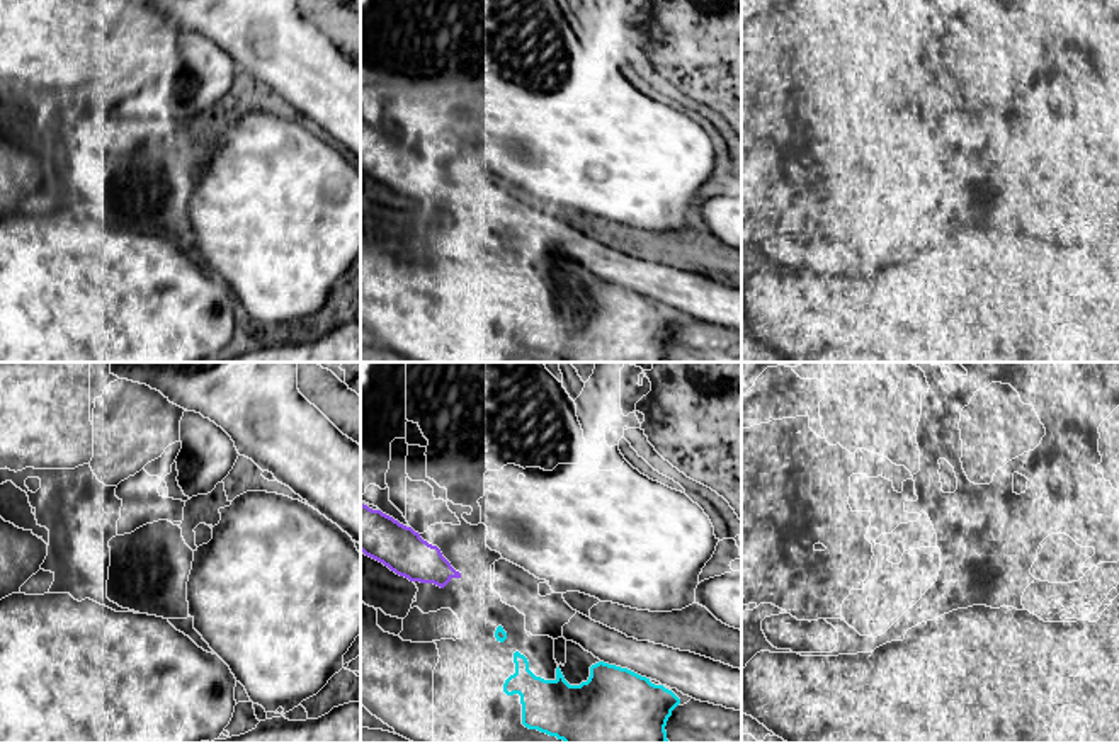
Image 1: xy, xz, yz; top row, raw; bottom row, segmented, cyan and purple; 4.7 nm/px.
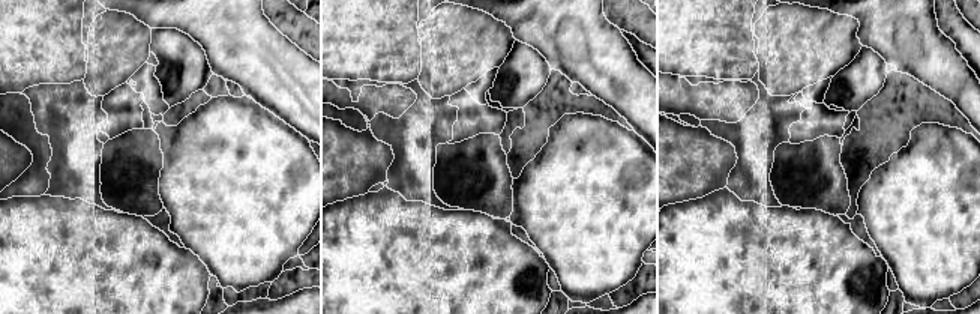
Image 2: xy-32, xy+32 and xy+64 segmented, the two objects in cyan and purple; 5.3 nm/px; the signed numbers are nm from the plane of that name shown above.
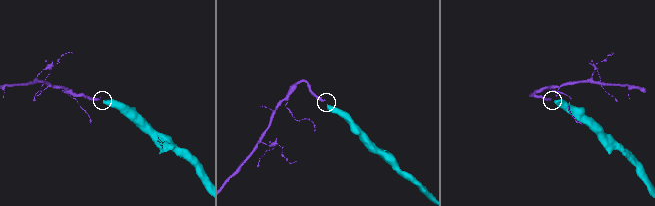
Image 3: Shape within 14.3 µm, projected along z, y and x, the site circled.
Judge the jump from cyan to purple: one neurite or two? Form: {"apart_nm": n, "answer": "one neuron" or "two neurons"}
{"apart_nm": 300, "answer": "two neurons"}

